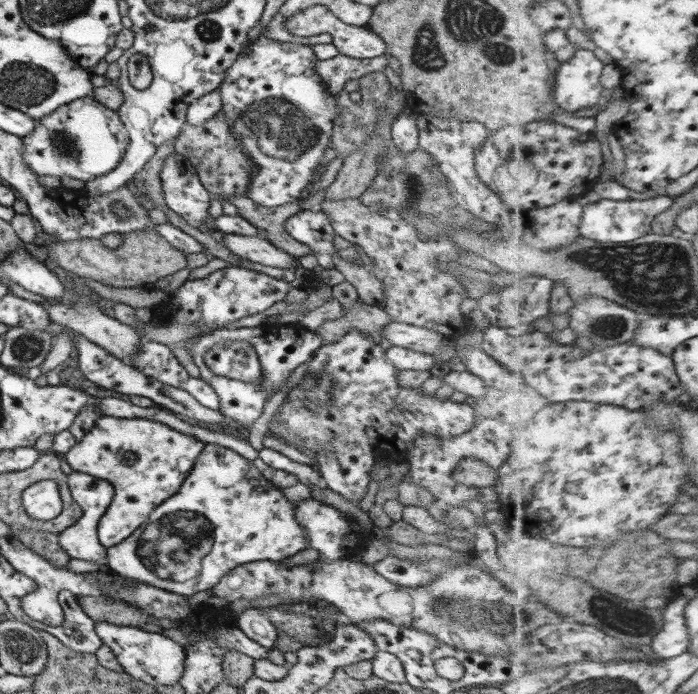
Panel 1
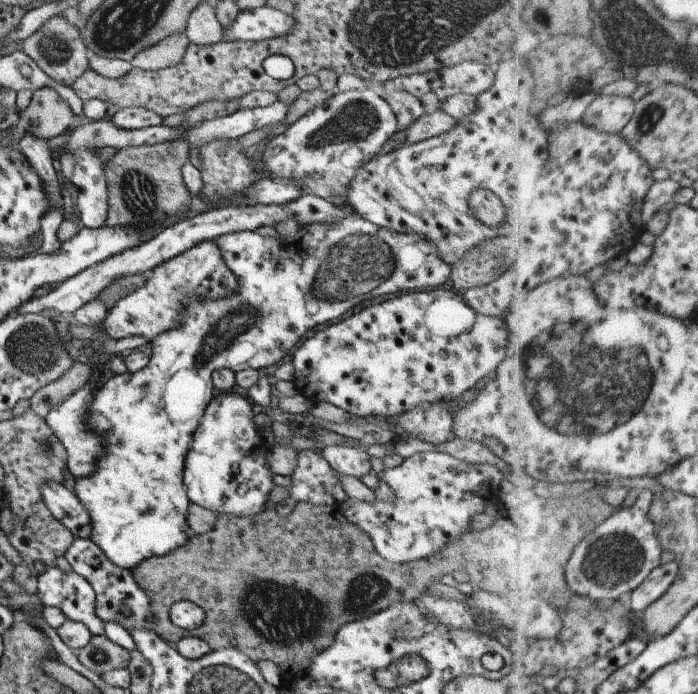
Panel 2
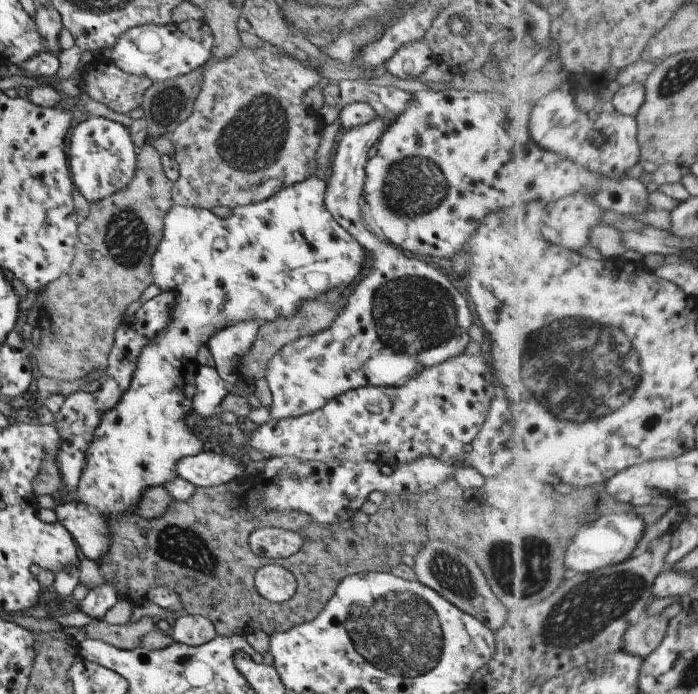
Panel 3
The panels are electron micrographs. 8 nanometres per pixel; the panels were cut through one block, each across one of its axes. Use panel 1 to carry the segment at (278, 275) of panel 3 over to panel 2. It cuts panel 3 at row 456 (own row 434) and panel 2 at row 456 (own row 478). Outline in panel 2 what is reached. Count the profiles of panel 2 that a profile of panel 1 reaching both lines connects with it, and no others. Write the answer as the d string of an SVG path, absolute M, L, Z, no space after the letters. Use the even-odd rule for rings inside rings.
M357 213L349 215L340 221L334 221L327 225L320 223L313 223L299 227L299 232L295 232L295 248L293 242L287 240L277 240L273 238L261 237L261 232L255 231L239 231L234 233L225 233L213 239L220 250L223 261L237 278L238 289L235 293L231 293L228 297L220 299L219 301L199 301L198 299L188 299L184 312L181 312L181 324L175 328L169 328L165 332L161 332L157 338L153 338L151 344L151 355L148 364L136 372L126 371L124 374L117 374L108 380L105 380L100 387L95 389L94 400L89 404L89 410L85 414L85 426L91 428L97 436L101 436L103 440L103 455L101 459L95 462L95 468L89 476L85 478L75 478L73 492L74 496L82 503L83 510L89 516L89 526L91 526L91 534L87 536L90 542L93 542L101 554L107 558L107 561L117 568L123 570L133 569L141 560L153 556L160 556L172 552L175 548L179 548L181 544L185 544L185 540L191 535L190 530L185 522L185 514L187 514L187 506L189 502L185 493L185 486L183 486L183 466L185 466L185 454L189 450L189 442L191 442L191 434L199 424L199 418L203 416L207 404L213 398L213 387L211 374L215 370L227 368L233 373L245 370L261 370L279 362L285 355L292 352L293 346L299 342L299 338L305 335L307 330L311 330L314 326L321 326L327 324L331 320L341 316L352 306L358 305L361 300L373 300L373 298L381 298L381 296L393 296L397 292L405 293L406 290L422 290L422 288L435 288L435 286L443 286L447 278L450 278L450 266L445 264L438 255L436 246L429 242L425 237L415 233L400 233L383 228L382 226L374 225L372 222L361 218Z

